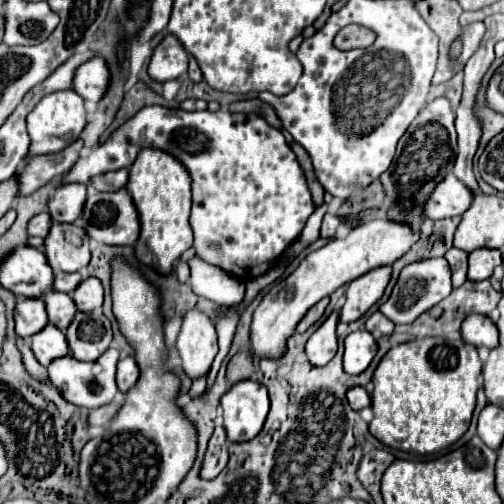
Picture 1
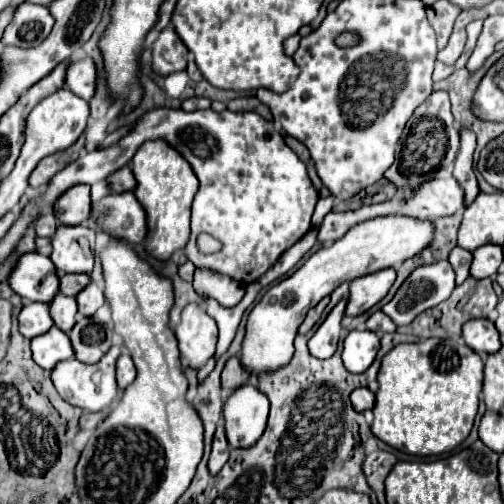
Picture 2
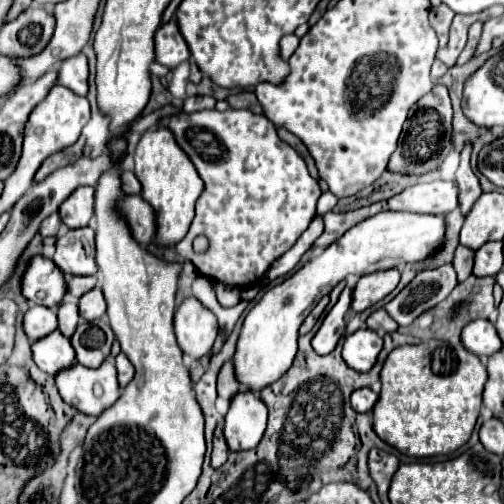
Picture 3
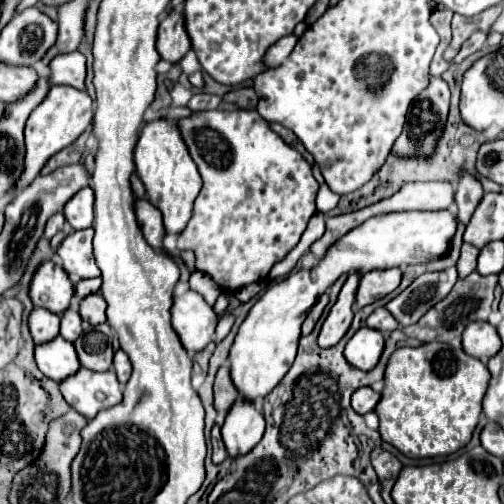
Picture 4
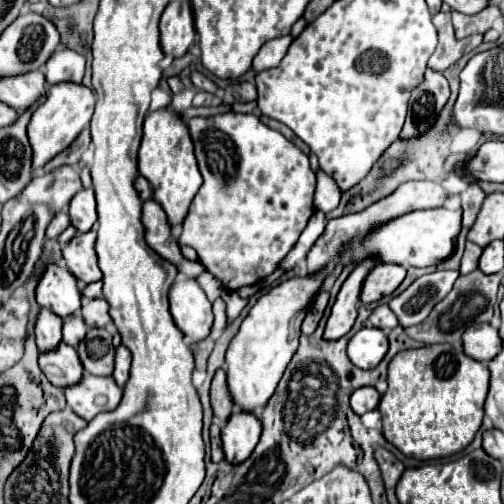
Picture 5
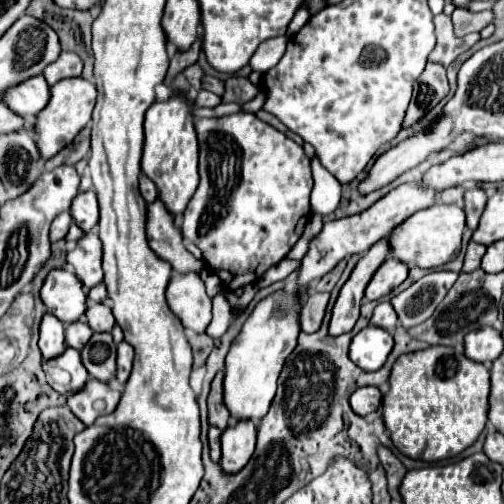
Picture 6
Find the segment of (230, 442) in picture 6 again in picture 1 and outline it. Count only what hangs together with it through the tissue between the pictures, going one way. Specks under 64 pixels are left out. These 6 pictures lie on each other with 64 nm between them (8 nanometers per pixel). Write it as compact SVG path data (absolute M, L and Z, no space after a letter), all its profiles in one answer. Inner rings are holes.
M240 380L222 398L222 418L230 442L252 440L264 426L270 400L266 388L256 380Z

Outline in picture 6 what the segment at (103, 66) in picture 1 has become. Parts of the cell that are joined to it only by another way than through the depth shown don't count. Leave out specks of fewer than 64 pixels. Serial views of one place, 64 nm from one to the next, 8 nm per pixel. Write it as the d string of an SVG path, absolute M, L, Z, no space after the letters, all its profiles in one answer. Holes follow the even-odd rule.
M60 52L60 56L52 64L48 64L48 68L44 68L44 78L52 86L64 78L80 76L82 68L84 62L76 52Z

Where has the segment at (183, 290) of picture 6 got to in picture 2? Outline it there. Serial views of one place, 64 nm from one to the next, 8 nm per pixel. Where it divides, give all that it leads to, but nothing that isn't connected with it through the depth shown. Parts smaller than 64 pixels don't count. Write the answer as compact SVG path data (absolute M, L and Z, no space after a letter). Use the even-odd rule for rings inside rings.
M188 304L182 310L182 322L176 328L180 356L186 358L188 368L200 370L216 352L218 328L216 322L198 304Z

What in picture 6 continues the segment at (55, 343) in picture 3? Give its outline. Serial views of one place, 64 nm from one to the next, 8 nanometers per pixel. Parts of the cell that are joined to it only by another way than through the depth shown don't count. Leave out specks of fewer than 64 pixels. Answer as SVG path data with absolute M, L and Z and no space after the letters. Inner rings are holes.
M66 348L60 356L44 360L42 368L46 372L48 384L60 394L70 394L80 390L90 378L80 360L80 352L74 348Z

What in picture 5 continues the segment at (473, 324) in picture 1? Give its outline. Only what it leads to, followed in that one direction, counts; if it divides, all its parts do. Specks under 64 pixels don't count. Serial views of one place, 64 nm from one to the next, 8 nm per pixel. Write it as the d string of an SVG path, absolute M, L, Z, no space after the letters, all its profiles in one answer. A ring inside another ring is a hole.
M480 324L480 326L470 326L464 336L464 352L480 362L490 362L502 348L502 340L498 336L498 330L492 328L490 324Z

